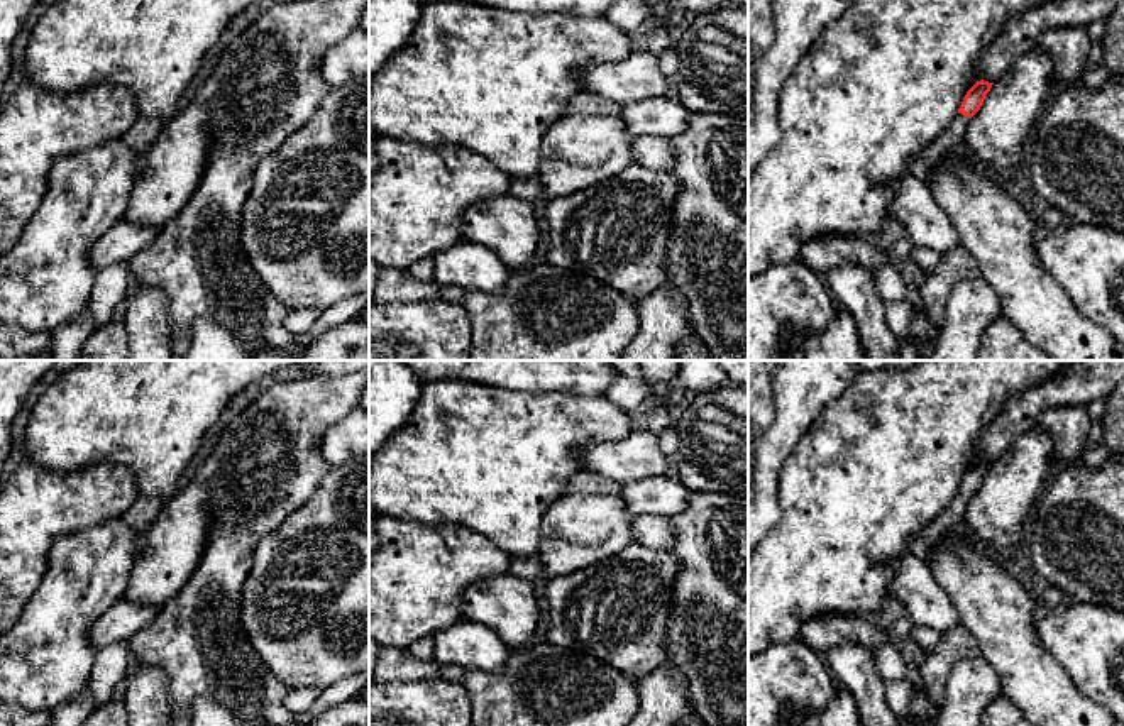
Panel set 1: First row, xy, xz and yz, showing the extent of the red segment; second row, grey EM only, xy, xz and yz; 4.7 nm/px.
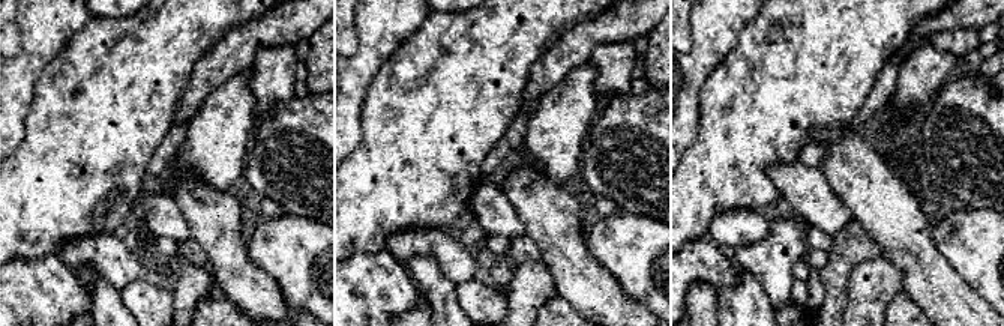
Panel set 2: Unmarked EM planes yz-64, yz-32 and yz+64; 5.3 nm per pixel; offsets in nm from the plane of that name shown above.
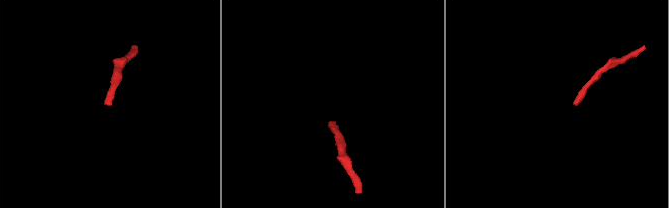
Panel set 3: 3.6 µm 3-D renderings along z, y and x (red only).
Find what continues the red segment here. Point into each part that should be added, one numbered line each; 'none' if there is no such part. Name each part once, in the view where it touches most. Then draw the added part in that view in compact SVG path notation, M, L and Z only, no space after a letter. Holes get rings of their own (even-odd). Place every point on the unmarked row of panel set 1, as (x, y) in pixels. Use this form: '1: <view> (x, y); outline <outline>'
1: yz (950, 518); outline M956 492L943 511L911 540L909 550L914 557L926 558L928 552L948 533L956 530L965 516L970 498Z

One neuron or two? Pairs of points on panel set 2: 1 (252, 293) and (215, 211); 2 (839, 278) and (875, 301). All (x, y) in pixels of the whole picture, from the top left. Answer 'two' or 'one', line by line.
1: one
2: two

